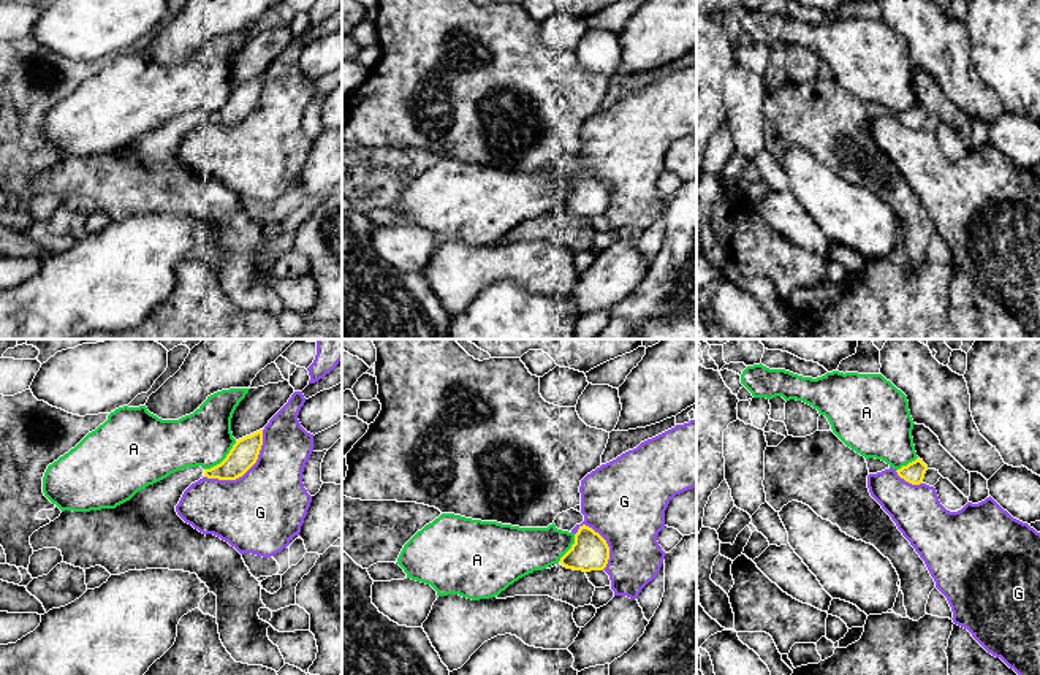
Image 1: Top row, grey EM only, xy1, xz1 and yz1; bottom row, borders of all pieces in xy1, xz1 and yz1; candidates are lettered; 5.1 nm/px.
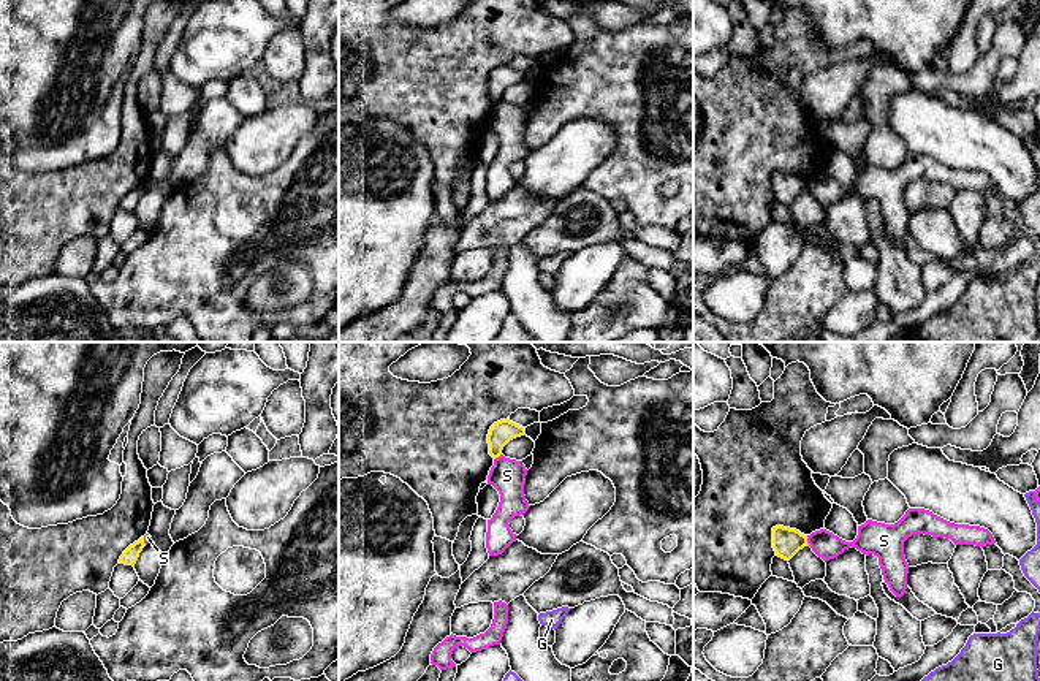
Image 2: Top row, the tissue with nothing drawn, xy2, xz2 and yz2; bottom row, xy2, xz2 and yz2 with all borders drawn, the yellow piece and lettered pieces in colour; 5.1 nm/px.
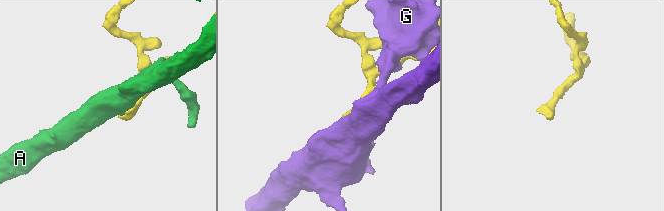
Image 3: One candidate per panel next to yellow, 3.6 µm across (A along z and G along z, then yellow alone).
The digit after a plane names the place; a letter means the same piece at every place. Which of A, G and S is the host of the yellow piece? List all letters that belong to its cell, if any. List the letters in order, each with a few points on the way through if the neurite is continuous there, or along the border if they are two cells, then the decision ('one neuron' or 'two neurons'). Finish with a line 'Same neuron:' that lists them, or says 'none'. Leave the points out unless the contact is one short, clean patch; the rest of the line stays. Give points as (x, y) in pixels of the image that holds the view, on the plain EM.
A: two neurons
G: two neurons
S: border yz2 (806, 181), (809, 190); two neurons
Same neuron: none

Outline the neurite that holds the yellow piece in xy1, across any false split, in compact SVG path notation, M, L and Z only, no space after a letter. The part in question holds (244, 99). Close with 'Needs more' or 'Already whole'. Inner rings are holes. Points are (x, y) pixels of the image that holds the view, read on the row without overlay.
M263 74L236 86L220 109L177 116L116 154L63 155L30 181L30 190L33 196L57 193L63 208L84 215L101 211L111 220L135 214L196 219L217 241L218 279L231 303L279 317L285 304L268 282L271 269L258 261L266 252L260 227L234 192L199 177L176 157L184 136L199 124L242 122L256 108L261 90Z. Needs more

